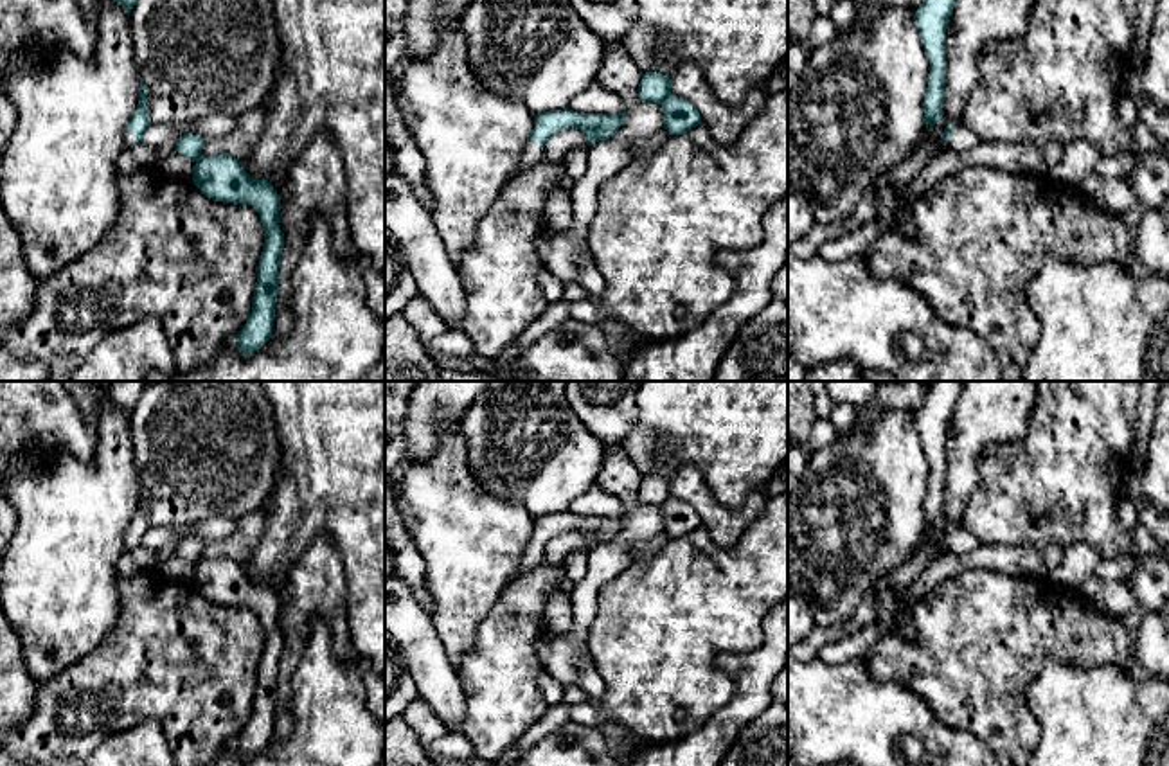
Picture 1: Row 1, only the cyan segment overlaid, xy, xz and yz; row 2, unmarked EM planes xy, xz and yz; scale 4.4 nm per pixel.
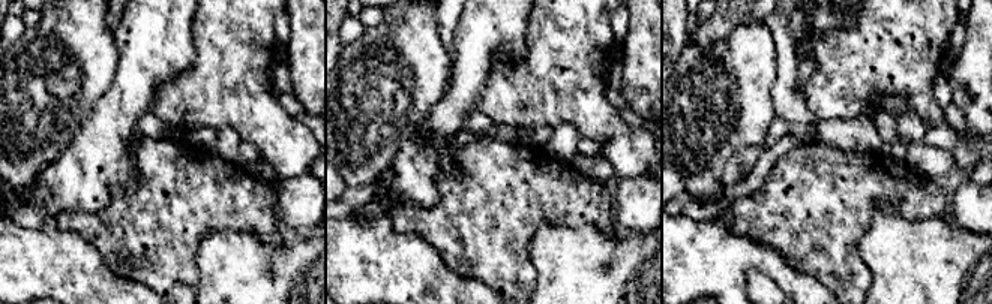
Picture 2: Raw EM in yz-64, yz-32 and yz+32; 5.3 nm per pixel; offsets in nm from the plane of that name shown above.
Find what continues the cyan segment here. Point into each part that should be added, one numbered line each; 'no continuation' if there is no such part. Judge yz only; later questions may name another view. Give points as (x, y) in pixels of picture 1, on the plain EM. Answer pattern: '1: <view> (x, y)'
1: yz (961, 542)

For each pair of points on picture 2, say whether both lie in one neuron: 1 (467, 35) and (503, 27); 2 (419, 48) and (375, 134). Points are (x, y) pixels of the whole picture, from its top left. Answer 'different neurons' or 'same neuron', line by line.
1: same neuron
2: same neuron

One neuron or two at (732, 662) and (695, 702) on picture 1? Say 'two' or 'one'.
two

